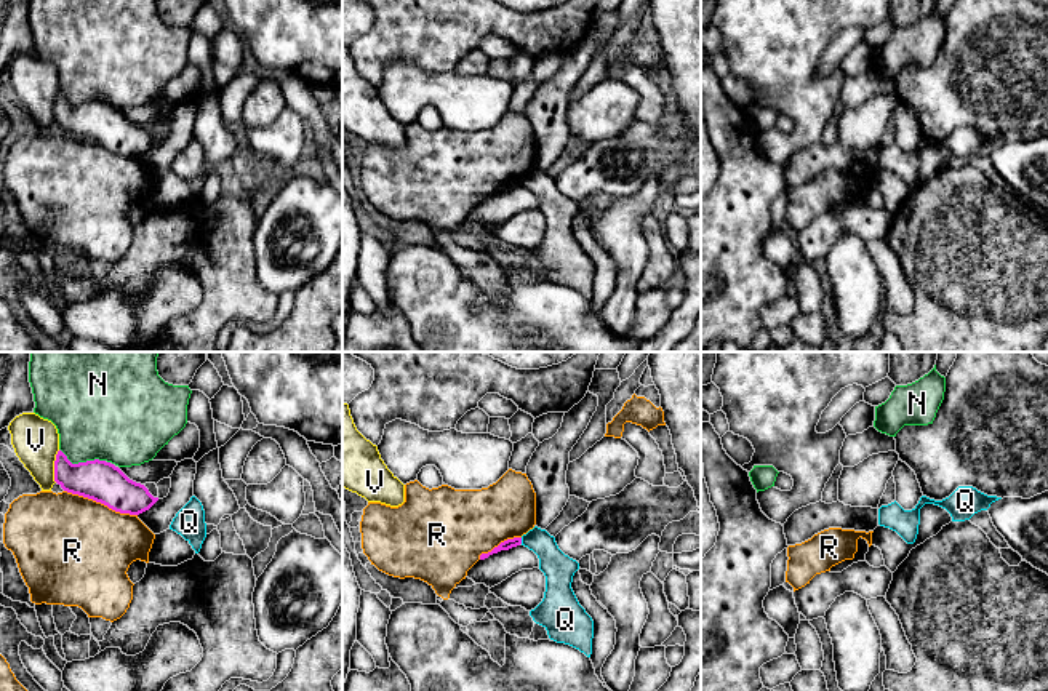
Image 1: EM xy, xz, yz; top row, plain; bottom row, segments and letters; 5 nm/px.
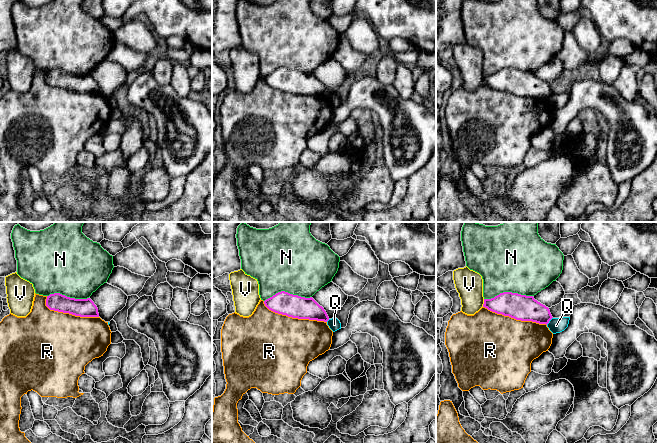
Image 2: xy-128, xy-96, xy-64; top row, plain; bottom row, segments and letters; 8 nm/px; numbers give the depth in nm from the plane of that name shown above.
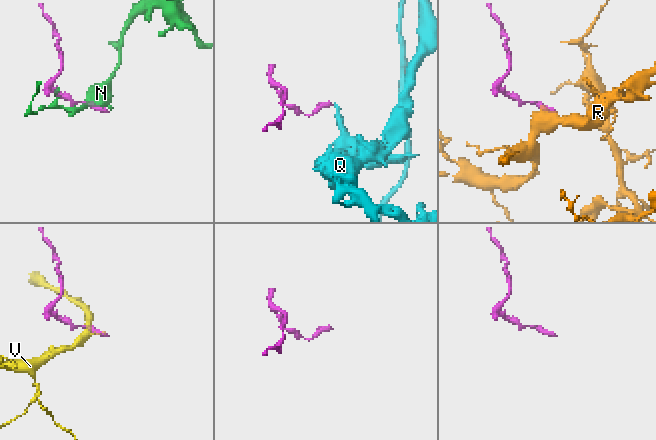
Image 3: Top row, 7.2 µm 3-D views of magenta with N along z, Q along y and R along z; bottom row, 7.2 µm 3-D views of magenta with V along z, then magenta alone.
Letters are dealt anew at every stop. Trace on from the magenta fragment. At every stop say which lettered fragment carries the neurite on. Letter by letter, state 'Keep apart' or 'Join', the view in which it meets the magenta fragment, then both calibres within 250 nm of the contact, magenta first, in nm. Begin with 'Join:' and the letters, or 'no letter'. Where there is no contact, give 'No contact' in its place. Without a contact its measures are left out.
Join: no letter
N: Keep apart. Touches magenta in xy. Thickness 200 nm (magenta) against 440 nm
Q: Keep apart. Touches magenta in xz. Thickness 50 nm (magenta) against 160 nm
R: Keep apart. Touches magenta in xy. Thickness 200 nm (magenta) against 500 nm
V: Keep apart. Touches magenta in xy. Thickness 200 nm (magenta) against 240 nm

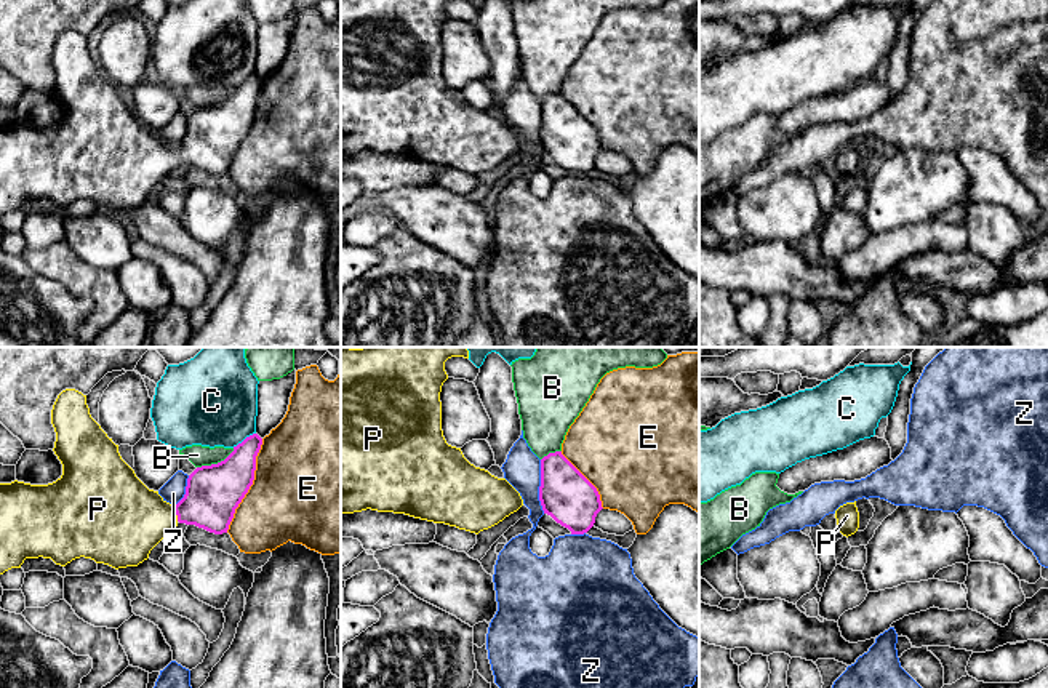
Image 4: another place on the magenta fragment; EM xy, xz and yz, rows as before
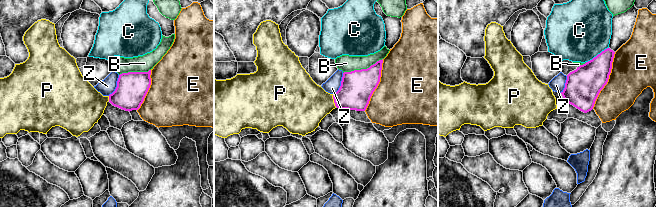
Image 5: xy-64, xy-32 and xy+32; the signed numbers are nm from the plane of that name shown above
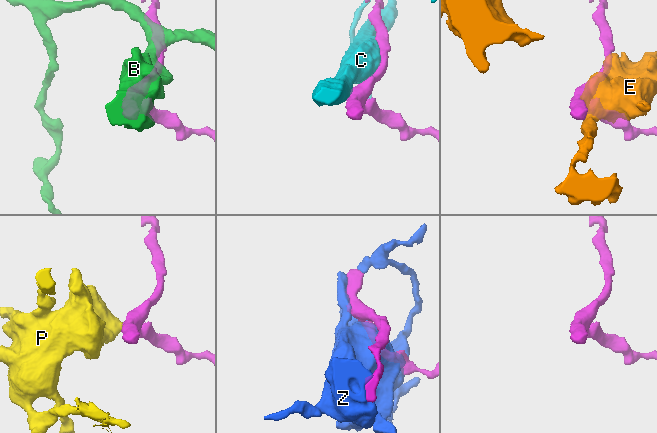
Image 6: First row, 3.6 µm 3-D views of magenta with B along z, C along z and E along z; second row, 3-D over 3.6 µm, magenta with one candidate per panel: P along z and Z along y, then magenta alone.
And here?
Join: P
B: Keep apart. Touches magenta in xy. Thickness 280 nm (magenta) against 100 nm
C: Keep apart. Touches magenta in xy. Thickness 220 nm (magenta) against 440 nm
E: Keep apart. Touches magenta in xy. Thickness 280 nm (magenta) against 480 nm
P: Join. Touches magenta in xy. Thickness 280 nm (magenta) against 380 nm
Z: Keep apart. Touches magenta in xz. Thickness 260 nm (magenta) against 190 nm

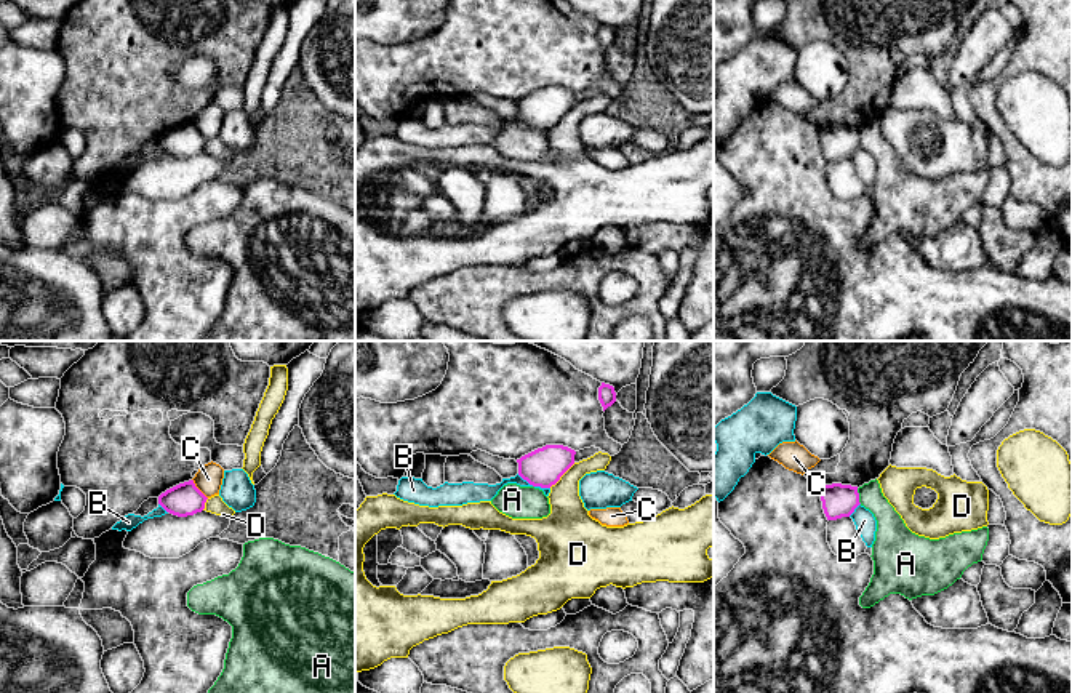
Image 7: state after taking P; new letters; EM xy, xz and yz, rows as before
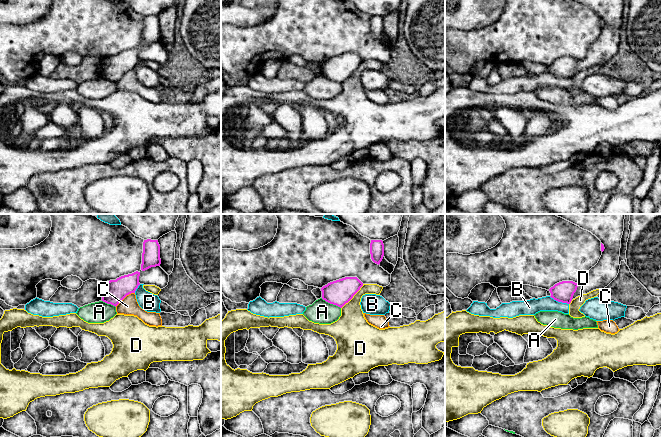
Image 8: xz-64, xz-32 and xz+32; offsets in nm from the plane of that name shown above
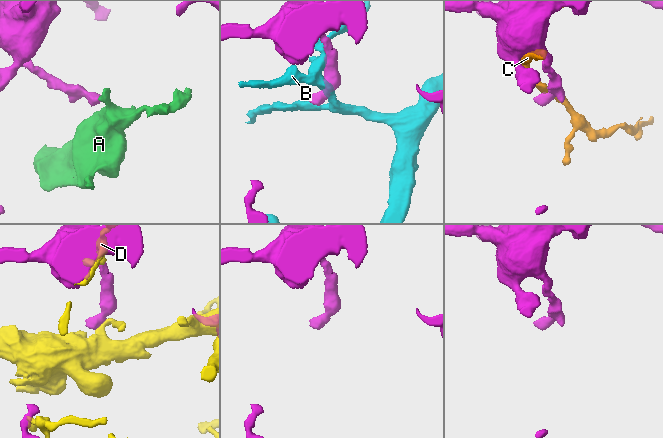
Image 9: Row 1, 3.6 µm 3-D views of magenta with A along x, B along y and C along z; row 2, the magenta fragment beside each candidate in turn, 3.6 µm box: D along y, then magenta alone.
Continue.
Join: no letter
A: Keep apart. Touches magenta in yz. Thickness 160 nm (magenta) against 160 nm
B: Keep apart. Touches magenta in xz. Thickness 190 nm (magenta) against 90 nm
C: Keep apart. Touches magenta in xy. Thickness 160 nm (magenta) against 140 nm
D: Keep apart. Touches magenta in xz. Thickness 190 nm (magenta) against 220 nm

